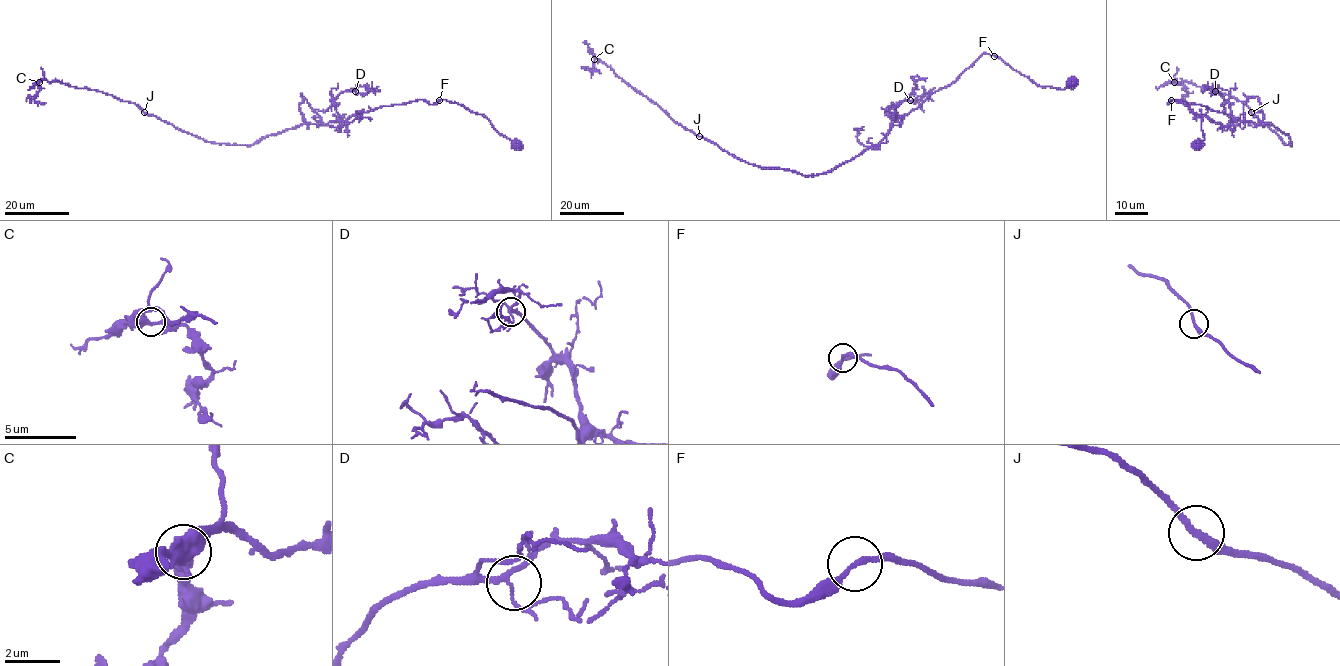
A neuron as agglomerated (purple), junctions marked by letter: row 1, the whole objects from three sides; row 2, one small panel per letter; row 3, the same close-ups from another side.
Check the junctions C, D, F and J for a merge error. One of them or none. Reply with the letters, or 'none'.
none

